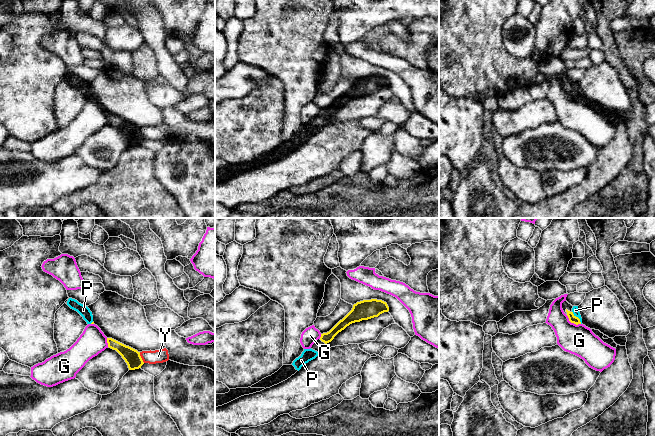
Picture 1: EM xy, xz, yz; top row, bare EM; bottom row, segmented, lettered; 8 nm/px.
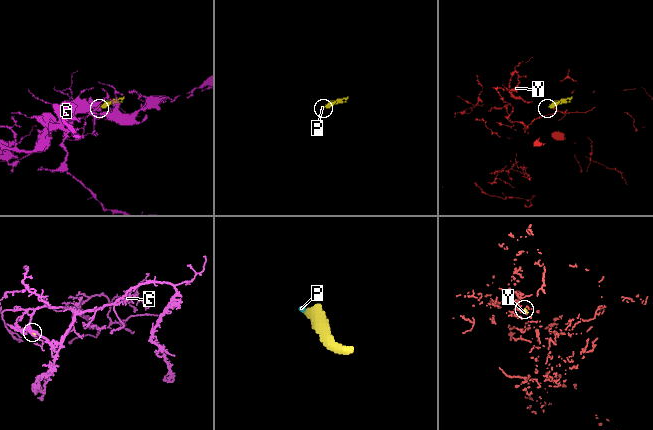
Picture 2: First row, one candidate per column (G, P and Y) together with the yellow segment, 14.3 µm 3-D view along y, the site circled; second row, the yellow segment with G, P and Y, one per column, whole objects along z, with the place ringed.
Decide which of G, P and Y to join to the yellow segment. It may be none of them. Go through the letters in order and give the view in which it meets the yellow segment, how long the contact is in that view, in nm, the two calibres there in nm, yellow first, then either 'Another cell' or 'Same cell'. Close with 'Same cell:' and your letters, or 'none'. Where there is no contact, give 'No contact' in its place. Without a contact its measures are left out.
G: Touches yellow in yz. Shared border 140 nm. Thickness 60 nm (yellow) against 240 nm. Another cell
P: Touches yellow in yz. Shared border 130 nm. Thickness 60 nm (yellow) against 50 nm. Same cell
Y: Touches yellow in xy. Shared border 100 nm. Thickness 130 nm (yellow) against 110 nm. Another cell
Same cell: P

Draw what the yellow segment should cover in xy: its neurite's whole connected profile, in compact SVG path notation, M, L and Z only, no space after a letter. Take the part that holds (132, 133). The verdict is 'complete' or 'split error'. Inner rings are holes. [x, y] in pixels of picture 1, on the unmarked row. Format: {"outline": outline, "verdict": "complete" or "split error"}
{"outline": "M107 114L108 123L116 126L128 141L129 146L141 144L144 140L140 128L112 114Z", "verdict": "complete"}

